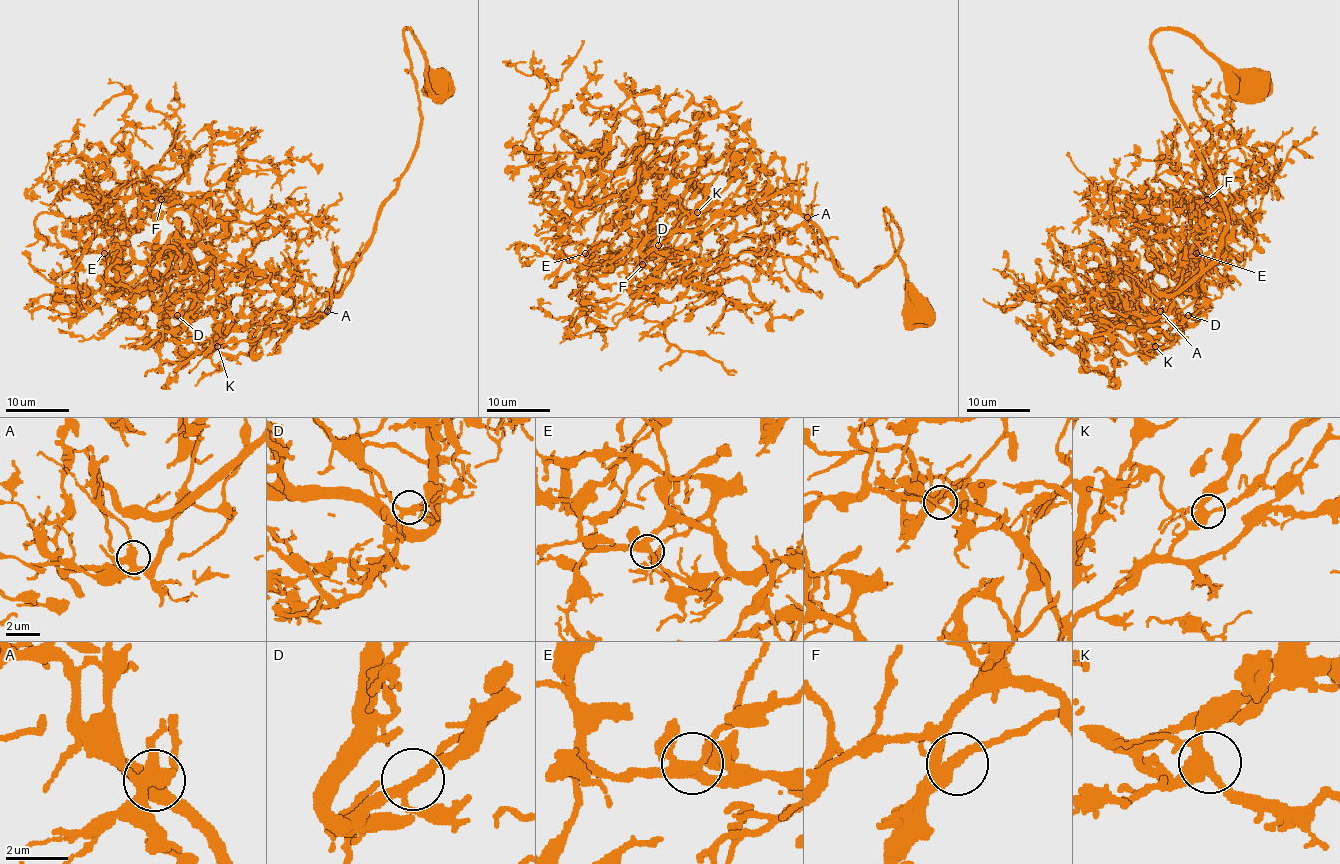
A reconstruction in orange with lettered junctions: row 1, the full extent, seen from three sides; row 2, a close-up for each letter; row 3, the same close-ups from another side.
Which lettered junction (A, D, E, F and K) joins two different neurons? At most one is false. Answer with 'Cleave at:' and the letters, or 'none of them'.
Cleave at: none of them

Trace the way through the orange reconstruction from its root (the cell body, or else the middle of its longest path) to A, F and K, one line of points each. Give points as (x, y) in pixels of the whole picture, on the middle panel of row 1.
A: (920, 310), (908, 290), (885, 209), (900, 226), (901, 244), (859, 285), (817, 247), (808, 217)
F: (920, 310), (885, 209), (901, 244), (859, 285), (781, 204), (734, 208), (683, 253), (647, 249), (642, 264)
K: (920, 310), (885, 209), (901, 244), (859, 285), (787, 206), (716, 212), (684, 230), (697, 212)

